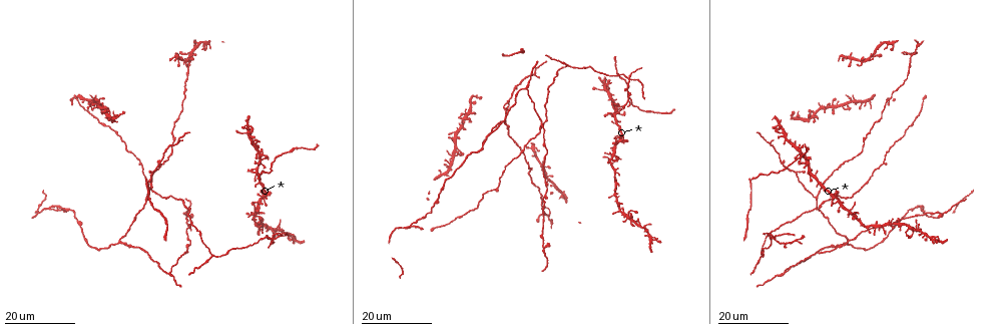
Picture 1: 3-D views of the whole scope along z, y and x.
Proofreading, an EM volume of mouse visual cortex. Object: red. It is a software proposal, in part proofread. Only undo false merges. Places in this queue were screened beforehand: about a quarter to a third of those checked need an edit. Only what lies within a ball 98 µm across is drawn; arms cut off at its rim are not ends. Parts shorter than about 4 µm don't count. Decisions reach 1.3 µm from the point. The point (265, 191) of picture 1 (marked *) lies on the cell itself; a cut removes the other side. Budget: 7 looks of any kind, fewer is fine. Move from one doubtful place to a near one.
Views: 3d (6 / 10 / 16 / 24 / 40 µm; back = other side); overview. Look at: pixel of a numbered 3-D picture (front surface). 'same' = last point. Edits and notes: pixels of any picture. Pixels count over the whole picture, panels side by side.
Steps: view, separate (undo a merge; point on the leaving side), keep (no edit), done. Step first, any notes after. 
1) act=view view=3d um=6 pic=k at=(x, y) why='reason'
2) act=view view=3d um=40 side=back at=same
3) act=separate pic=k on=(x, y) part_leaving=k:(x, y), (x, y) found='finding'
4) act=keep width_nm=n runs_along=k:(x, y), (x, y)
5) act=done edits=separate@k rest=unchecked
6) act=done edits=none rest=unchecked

act=view view=3d um=16 pic=1 at=(818, 198) why='a fork'

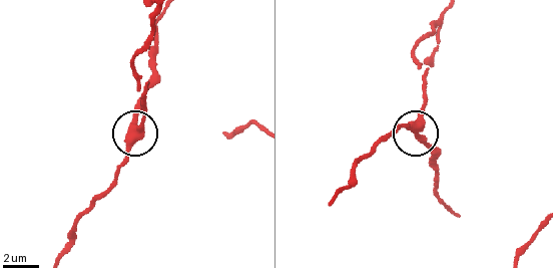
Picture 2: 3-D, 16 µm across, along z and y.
act=view view=3d um=6 pic=2 at=(416, 130)

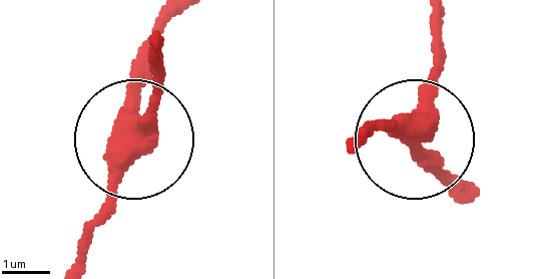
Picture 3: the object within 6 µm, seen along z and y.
act=keep arms=3 found='continuous, no second cell'

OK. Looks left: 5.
act=view view=3d um=16 pic=1 at=(273, 237) why='four-way junction'

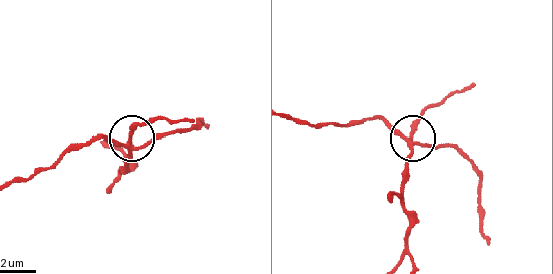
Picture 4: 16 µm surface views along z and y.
act=view view=3d um=6 pic=4 at=(410, 144)

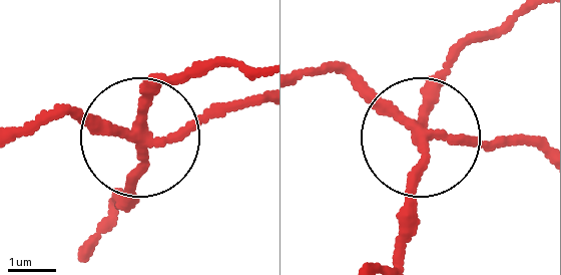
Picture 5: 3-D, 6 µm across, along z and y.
act=separate pic=5 on=(157, 86) width_nm=220 part_leaving=5:(423, 139), (399, 254) found='a second cell is stuck on'

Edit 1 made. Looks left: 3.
act=view view=overview

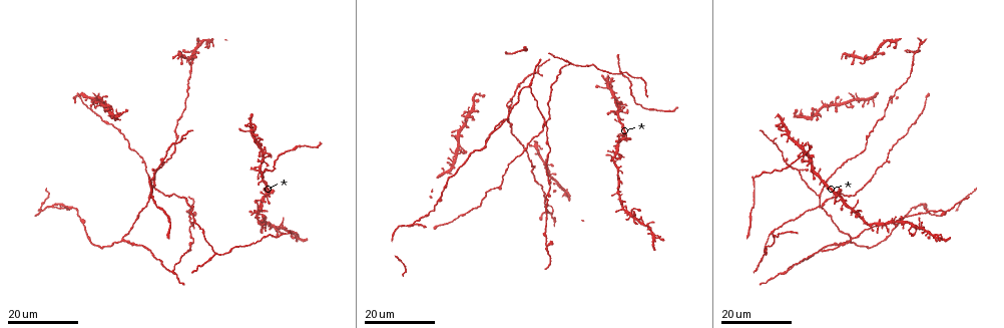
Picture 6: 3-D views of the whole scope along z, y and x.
act=view view=3d um=16 pic=6 at=(268, 152)

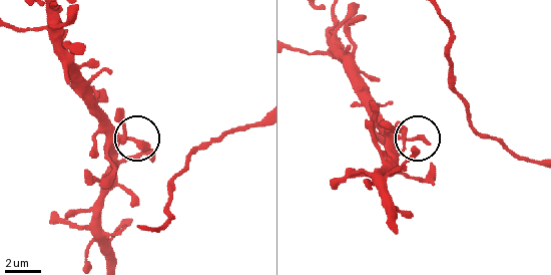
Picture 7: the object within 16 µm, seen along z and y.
act=view view=3d um=6 pic=7 at=(411, 139)

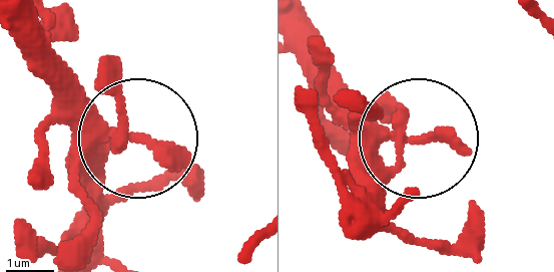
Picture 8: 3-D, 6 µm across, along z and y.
act=keep side_arm_um=23 found='continuous, no second cell'

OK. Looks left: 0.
act=done edits=separate@5 rest=unchecked

